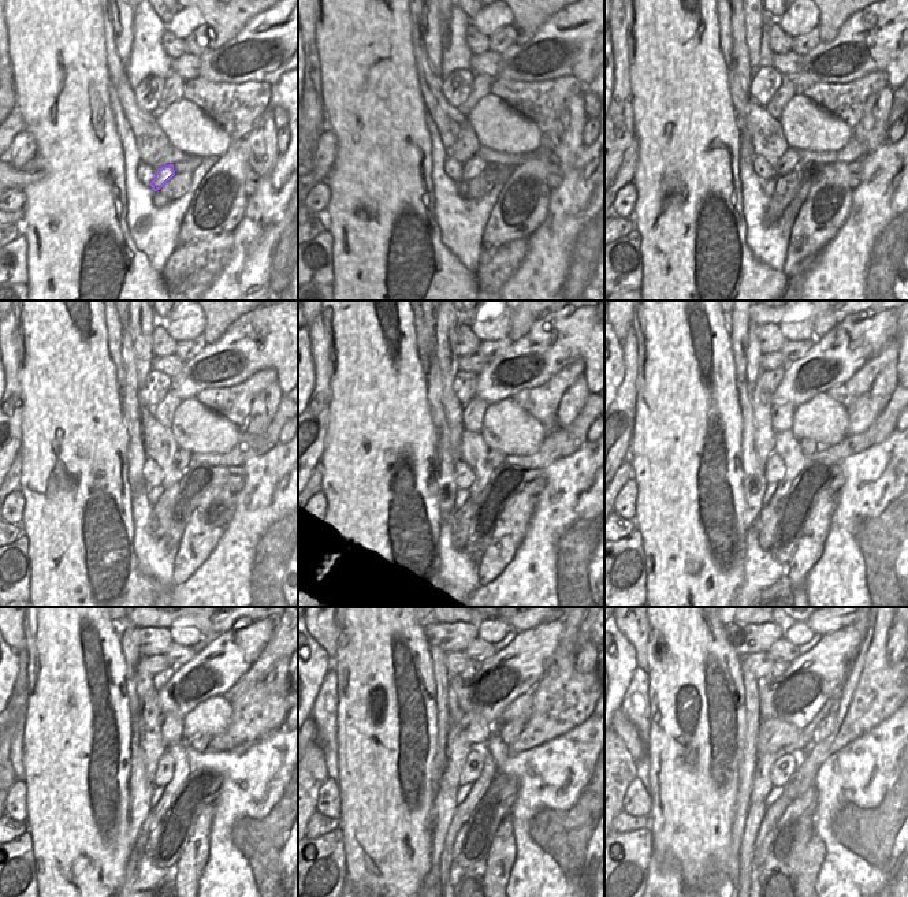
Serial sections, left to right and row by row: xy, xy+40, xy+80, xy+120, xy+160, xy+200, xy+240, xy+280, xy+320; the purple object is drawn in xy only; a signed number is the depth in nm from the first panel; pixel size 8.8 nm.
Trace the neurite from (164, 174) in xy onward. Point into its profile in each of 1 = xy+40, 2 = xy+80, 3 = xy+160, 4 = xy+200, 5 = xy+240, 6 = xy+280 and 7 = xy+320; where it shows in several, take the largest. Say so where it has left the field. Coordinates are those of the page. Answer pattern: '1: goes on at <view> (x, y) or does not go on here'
1: goes on at xy+40 (475, 166)
2: goes on at xy+80 (789, 160)
3: goes on at xy+160 (495, 458)
4: goes on at xy+200 (808, 446)
5: goes on at xy+240 (200, 741)
6: goes on at xy+280 (509, 732)
7: goes on at xy+320 (825, 726)

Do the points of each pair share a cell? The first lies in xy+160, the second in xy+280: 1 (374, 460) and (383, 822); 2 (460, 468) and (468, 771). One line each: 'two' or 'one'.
1: one
2: one

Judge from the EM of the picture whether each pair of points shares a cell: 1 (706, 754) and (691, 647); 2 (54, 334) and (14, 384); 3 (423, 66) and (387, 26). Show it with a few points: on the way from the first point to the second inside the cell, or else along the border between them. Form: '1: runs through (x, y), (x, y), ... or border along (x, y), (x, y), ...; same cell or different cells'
1: runs through (703, 728), (703, 700), (695, 683), (695, 673); same cell
2: border along (18, 346), (18, 379), (22, 410); different cells
3: border along (410, 25), (410, 47), (416, 75), (421, 88); different cells

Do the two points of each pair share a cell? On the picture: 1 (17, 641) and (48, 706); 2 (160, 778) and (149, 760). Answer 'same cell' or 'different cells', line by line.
1: different cells
2: different cells

